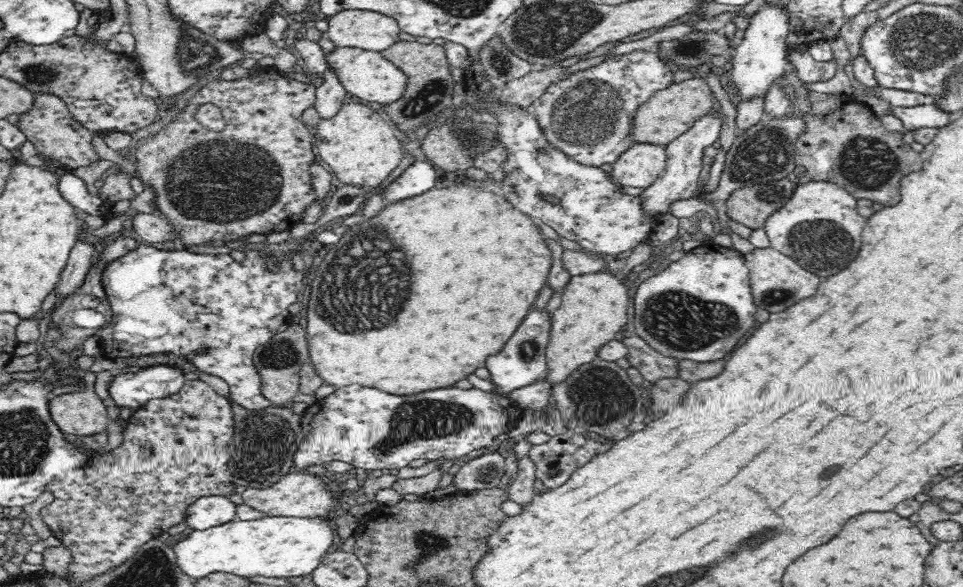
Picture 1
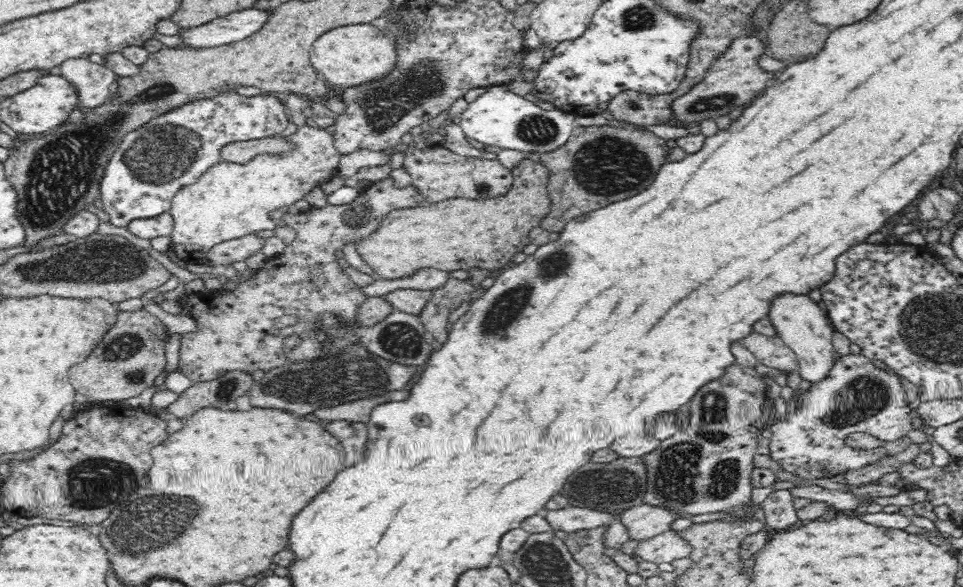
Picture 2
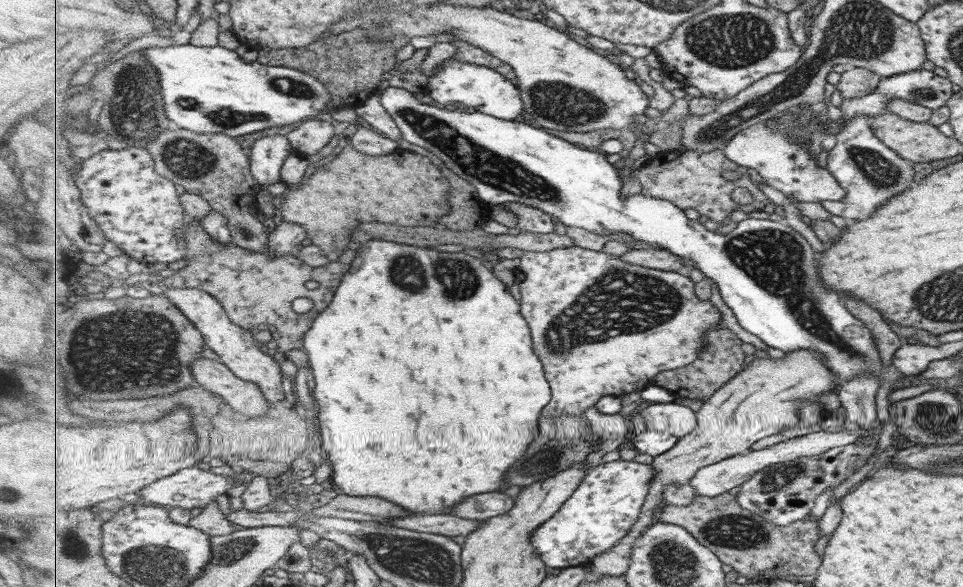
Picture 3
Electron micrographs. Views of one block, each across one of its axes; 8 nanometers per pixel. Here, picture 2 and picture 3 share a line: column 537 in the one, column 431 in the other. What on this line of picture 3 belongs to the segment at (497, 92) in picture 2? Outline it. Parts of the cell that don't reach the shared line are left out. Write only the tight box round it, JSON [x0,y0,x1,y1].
[381,87,882,384]

